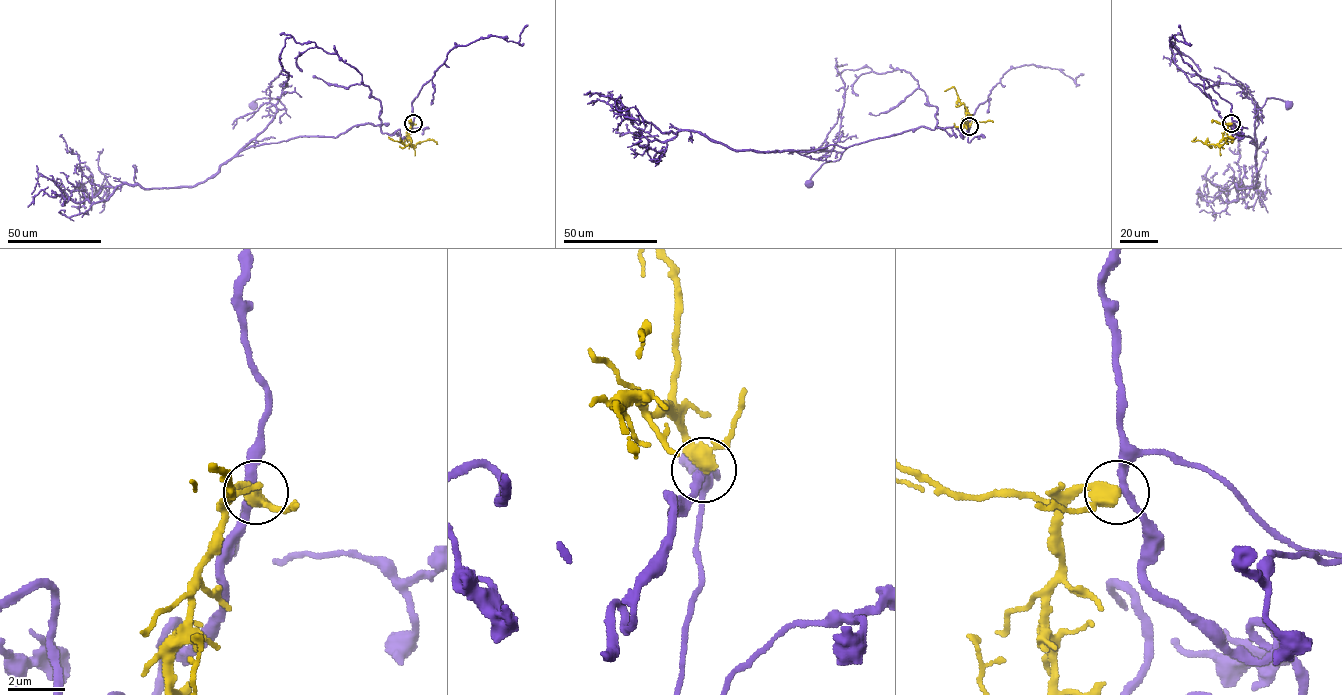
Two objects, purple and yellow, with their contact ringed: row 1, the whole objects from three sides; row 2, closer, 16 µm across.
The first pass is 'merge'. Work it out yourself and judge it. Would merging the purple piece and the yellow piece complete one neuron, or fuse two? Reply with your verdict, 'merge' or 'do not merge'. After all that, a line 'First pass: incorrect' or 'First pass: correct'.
do not merge
First pass: incorrect

